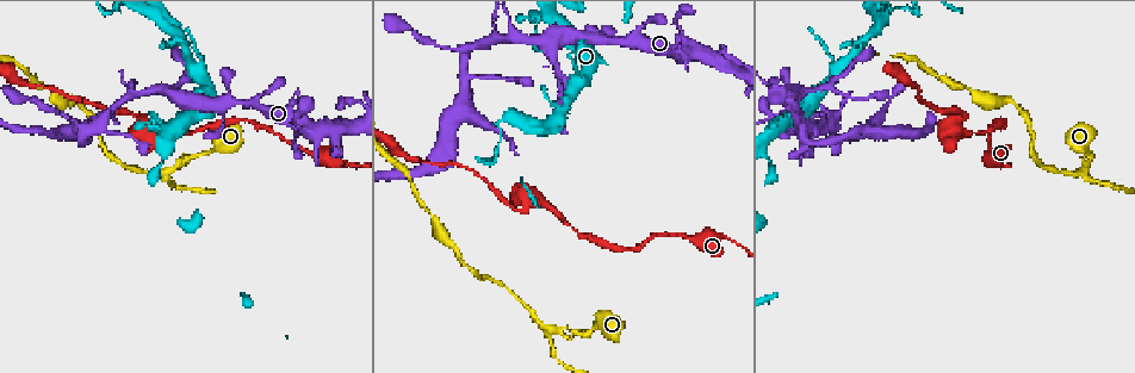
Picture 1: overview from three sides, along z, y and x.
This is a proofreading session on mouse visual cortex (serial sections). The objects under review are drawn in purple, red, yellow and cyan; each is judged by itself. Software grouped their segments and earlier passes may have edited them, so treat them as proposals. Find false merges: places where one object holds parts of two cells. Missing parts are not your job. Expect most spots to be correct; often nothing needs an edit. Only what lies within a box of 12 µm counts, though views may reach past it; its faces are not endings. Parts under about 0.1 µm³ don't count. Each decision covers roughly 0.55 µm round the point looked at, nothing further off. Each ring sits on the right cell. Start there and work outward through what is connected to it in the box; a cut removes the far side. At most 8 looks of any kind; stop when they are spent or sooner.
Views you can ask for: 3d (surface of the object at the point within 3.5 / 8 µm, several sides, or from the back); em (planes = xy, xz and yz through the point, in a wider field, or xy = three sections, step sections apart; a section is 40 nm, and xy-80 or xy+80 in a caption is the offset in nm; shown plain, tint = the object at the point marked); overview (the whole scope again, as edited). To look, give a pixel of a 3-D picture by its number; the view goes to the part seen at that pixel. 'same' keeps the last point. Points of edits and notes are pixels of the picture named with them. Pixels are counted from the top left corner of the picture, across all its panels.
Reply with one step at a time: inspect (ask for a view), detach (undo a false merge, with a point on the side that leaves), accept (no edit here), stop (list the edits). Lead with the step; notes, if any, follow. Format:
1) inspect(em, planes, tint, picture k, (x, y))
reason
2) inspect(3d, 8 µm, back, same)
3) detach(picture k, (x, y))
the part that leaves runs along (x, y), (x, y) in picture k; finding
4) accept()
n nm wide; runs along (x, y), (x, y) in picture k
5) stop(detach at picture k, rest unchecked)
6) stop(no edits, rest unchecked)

inspect(3d, 3.5 µm, picture 1, (990, 147))
calibre changes

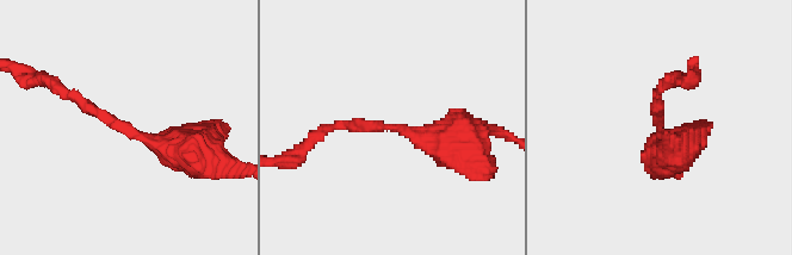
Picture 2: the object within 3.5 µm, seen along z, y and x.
inspect(em, planes, plain, picture 2, (389, 126))
arms of 150, 500 nm; need the tissue

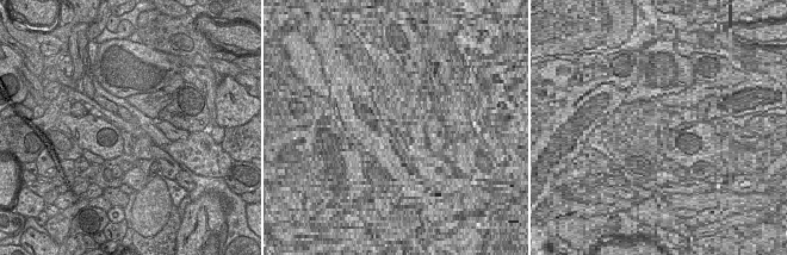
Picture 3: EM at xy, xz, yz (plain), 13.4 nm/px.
inspect(em, planes, tint, same)
with the object marked

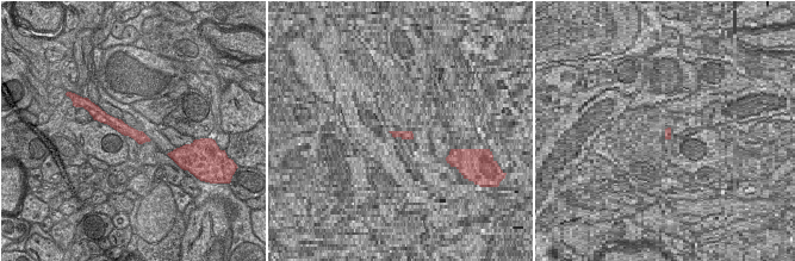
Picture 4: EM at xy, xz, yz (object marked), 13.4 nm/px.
accept()
runs along (191, 145), (121, 131), (55, 84) in picture 2; continuous, no second cell

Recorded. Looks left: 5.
inspect(3d, 3.5 µm, back, picture 1, (187, 54))
thick turns thin

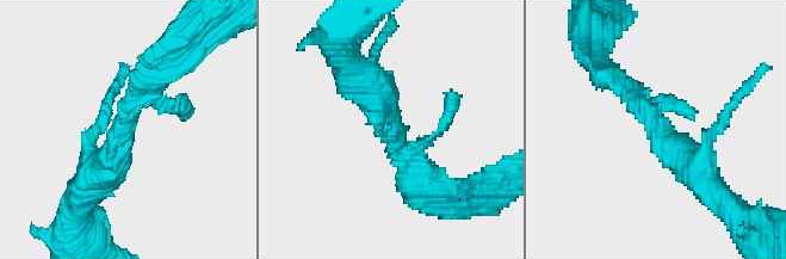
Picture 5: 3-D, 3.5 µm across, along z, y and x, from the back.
inspect(em, xy, step 2, tint, picture 5, (658, 133))

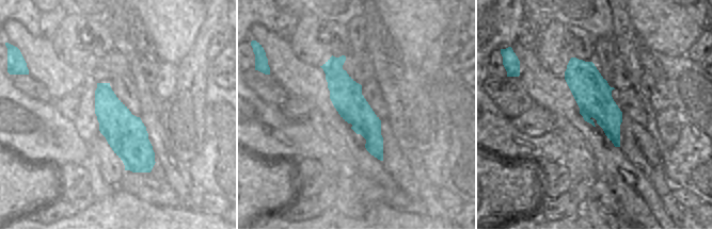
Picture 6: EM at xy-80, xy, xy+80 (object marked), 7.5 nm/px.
accept()
arms of 250, 450 nm; runs along (332, 60), (380, 157) in picture 6; continuous, no second cell

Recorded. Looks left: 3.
inspect(3d, 3.5 µm, picture 1, (496, 33))
thick turns thin

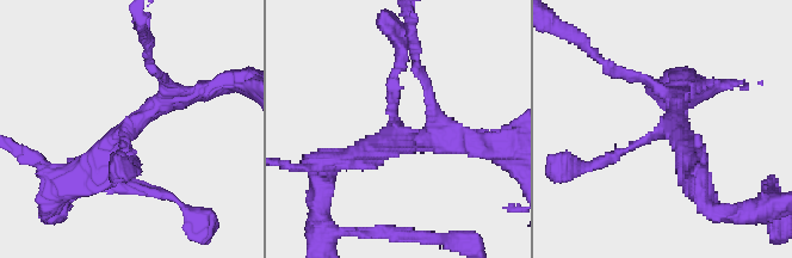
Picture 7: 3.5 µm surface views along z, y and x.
inspect(em, xy, step 3, tint, picture 7, (395, 122))
3 arms; arms of 150, 300, 300 nm; shape alone is not enough

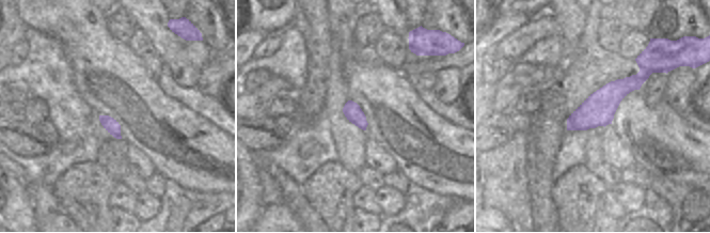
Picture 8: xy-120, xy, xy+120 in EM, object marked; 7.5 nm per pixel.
accept()
runs along (648, 71), (569, 127) in picture 8; one cell here

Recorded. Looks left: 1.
stop(no edits, rest unchecked)

